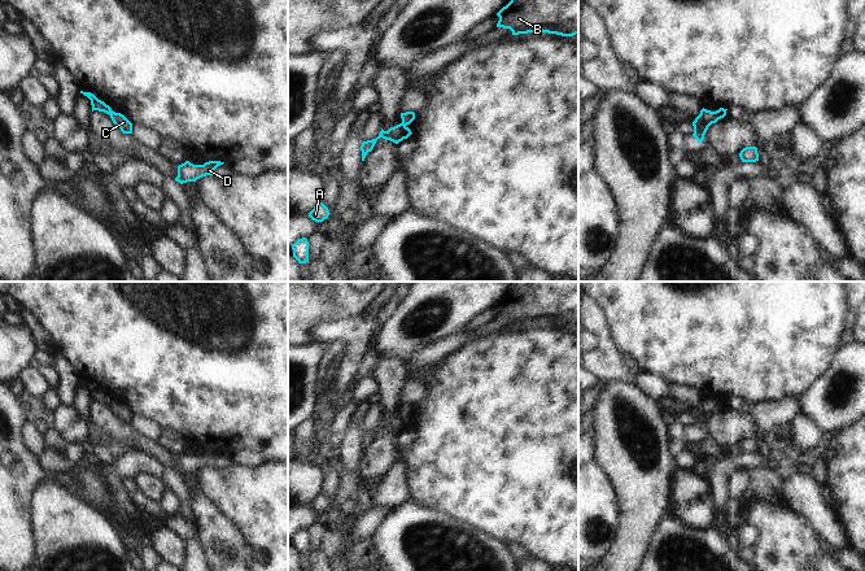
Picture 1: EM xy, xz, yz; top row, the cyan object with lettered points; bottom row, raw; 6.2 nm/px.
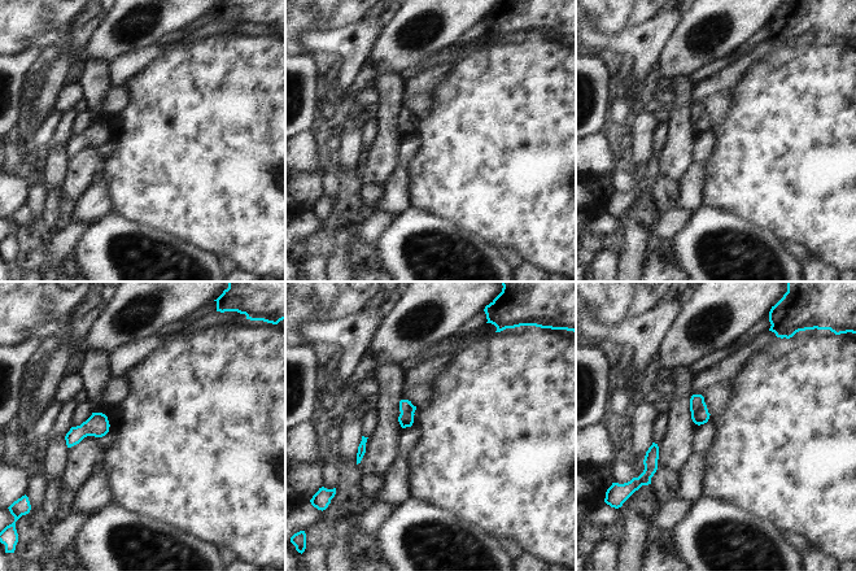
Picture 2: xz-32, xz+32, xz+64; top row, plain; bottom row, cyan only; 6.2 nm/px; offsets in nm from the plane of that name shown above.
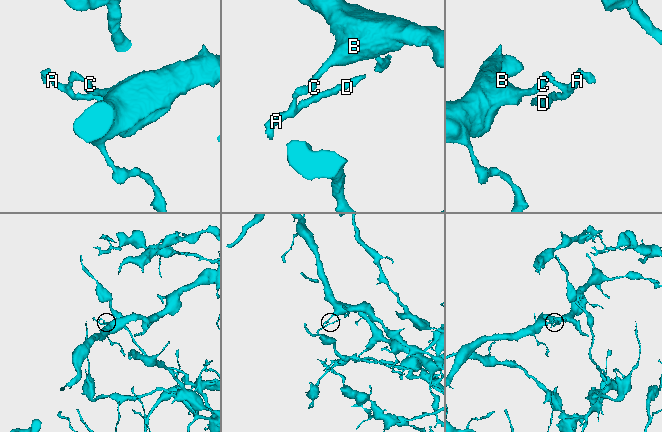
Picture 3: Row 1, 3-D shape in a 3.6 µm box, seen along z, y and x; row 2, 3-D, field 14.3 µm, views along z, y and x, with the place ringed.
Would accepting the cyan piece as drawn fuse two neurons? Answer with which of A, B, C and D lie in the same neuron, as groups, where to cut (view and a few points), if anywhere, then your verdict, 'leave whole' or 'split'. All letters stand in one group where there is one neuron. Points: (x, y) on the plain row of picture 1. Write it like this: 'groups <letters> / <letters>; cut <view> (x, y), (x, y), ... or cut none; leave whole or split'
groups A D / B C; cut xz (401, 414), (405, 428); split

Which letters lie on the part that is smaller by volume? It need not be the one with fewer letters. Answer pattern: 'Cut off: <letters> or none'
Cut off: A, D.

